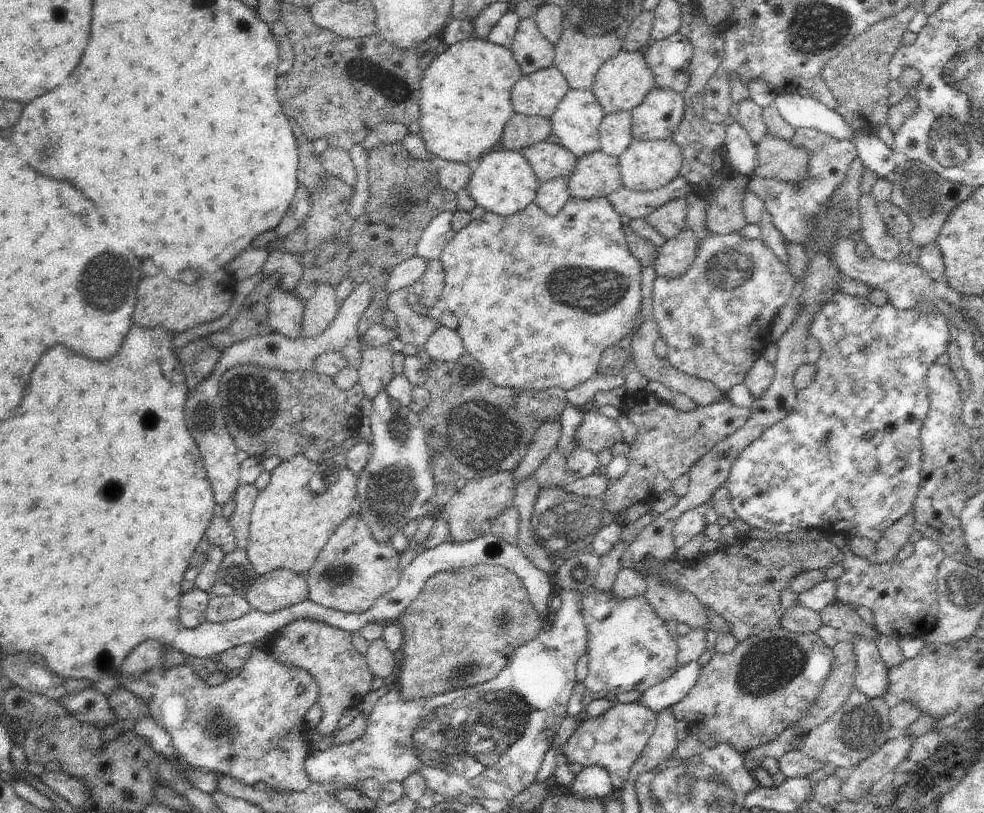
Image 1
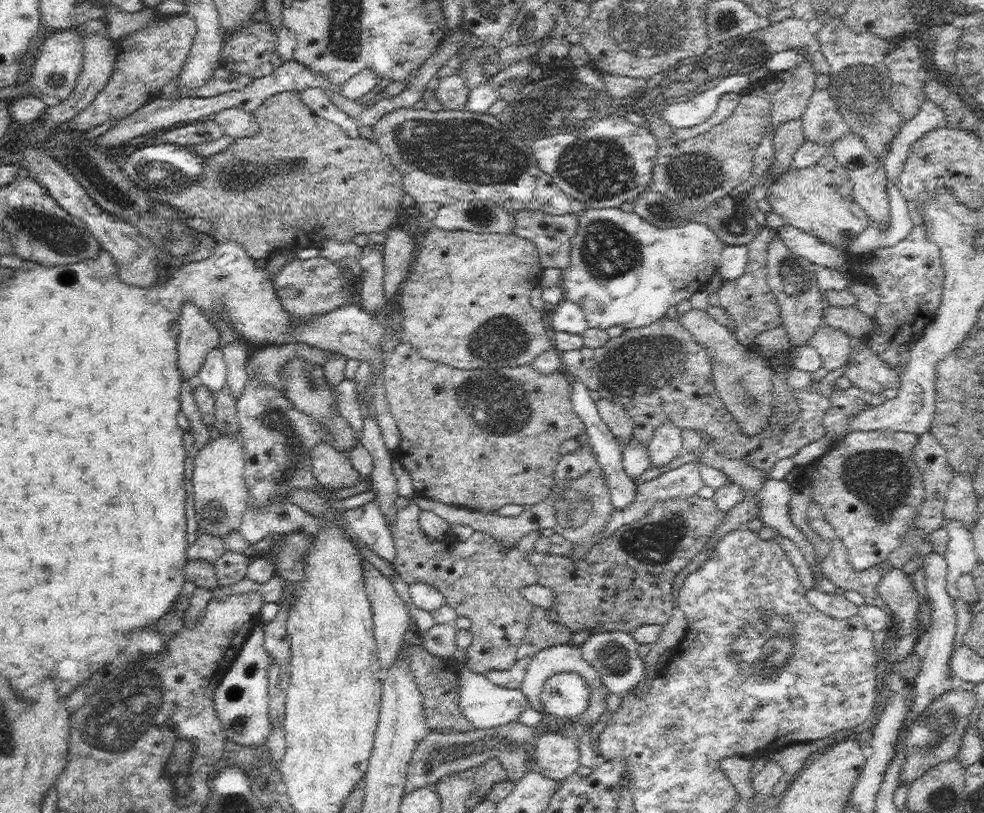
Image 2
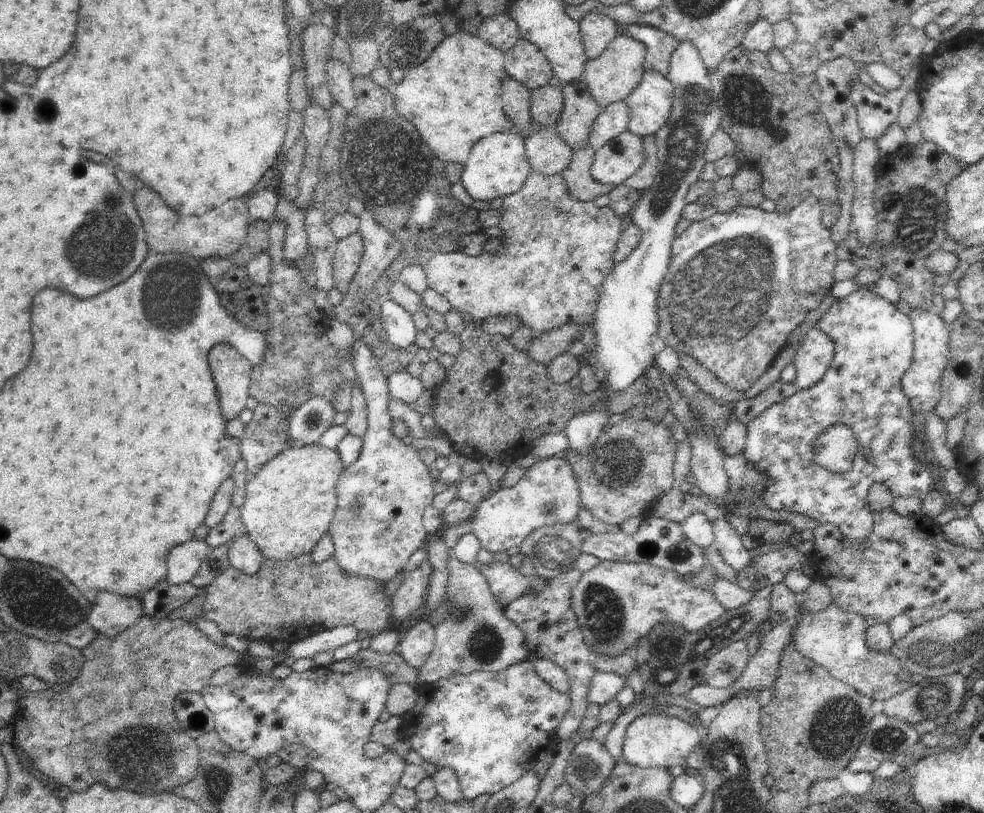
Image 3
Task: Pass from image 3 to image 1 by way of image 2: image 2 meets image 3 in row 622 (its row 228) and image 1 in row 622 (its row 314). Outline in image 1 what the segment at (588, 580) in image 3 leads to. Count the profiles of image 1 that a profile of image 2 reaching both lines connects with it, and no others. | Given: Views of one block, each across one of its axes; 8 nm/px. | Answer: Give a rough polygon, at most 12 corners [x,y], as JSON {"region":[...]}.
{"region":[[645,595],[581,605],[590,692],[644,692],[678,667]]}

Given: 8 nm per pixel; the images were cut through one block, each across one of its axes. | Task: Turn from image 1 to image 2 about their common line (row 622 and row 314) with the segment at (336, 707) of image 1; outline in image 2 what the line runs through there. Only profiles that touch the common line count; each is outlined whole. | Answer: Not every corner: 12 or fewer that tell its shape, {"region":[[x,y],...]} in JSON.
{"region":[[294,257],[273,285],[295,322],[351,303],[340,266]]}

